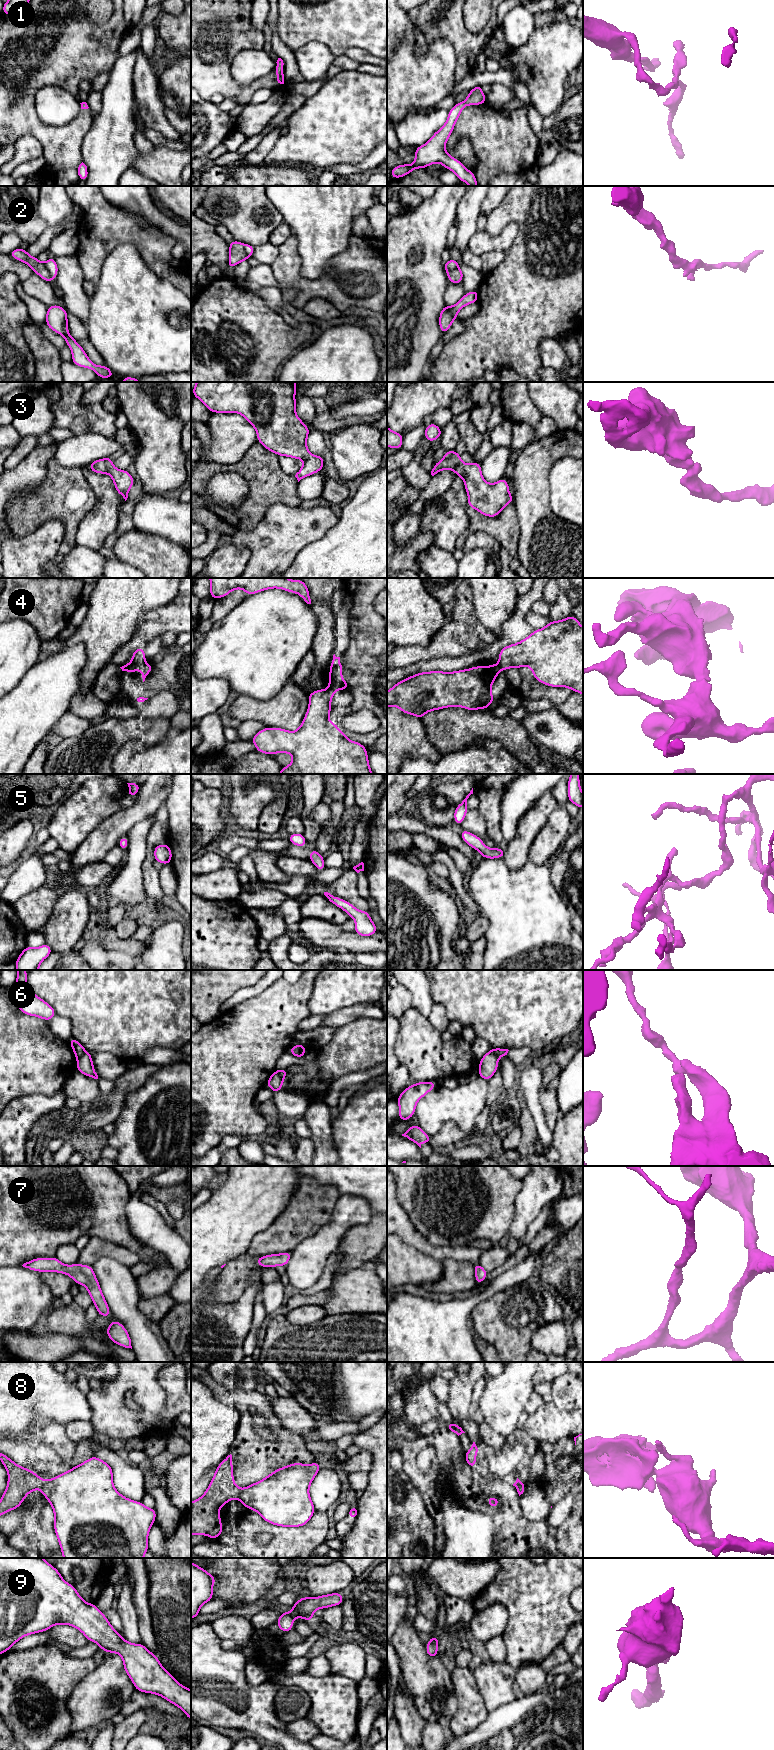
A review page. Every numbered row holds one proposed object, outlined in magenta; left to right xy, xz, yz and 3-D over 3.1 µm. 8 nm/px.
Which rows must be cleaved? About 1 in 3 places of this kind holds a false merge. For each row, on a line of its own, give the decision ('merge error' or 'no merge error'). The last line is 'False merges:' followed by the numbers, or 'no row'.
1: no merge error
2: merge error
3: no merge error
4: merge error
5: no merge error
6: merge error
7: no merge error
8: merge error
9: no merge error
False merges: 2, 4, 6, 8

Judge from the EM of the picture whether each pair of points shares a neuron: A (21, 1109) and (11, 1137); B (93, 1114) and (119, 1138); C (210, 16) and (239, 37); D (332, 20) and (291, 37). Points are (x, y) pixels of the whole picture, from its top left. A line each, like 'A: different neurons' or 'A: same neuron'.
A: same neuron
B: different neurons
C: same neuron
D: same neuron

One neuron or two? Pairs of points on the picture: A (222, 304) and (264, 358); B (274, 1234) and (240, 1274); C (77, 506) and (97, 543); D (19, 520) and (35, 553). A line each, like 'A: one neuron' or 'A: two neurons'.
A: one neuron
B: one neuron
C: two neurons
D: two neurons

